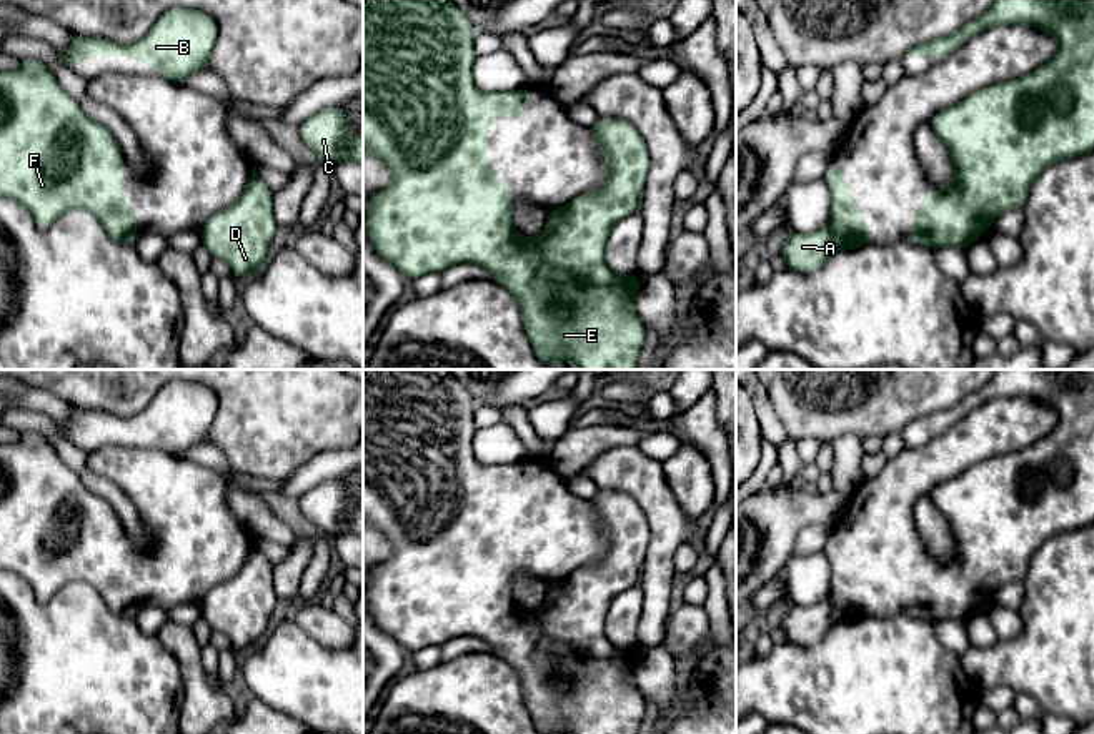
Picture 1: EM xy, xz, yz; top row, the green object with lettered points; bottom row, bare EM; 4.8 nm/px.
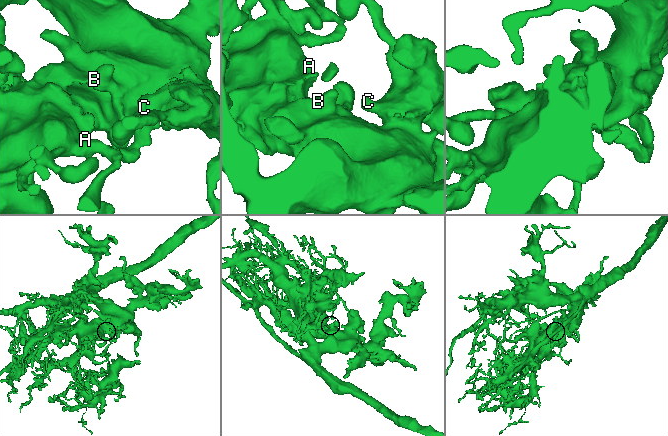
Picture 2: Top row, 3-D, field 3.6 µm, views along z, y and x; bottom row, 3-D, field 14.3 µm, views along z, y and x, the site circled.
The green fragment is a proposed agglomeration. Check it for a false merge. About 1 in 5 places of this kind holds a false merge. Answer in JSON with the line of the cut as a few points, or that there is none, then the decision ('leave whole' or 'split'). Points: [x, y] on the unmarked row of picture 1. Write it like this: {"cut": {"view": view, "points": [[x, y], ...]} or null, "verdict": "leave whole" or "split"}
{"cut": null, "verdict": "leave whole"}

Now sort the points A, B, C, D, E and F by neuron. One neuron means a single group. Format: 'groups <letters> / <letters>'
groups A B C D E F

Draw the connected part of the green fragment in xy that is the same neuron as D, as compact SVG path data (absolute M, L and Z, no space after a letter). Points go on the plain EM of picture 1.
M253 539L241 569L206 593L201 601L201 617L213 631L225 632L238 652L253 649L268 634L276 601L273 564Z

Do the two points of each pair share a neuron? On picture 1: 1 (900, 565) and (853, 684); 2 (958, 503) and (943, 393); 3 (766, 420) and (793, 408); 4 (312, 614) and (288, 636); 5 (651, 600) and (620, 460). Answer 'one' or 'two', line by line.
1: two
2: two
3: two
4: two
5: one

